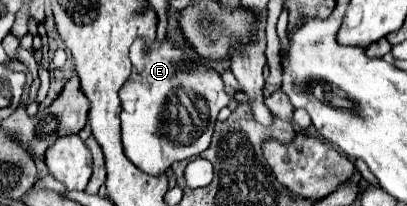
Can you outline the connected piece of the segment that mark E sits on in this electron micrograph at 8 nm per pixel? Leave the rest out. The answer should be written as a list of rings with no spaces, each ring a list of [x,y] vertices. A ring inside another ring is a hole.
[[[136,40],[130,48],[130,60],[132,60],[132,74],[126,80],[126,84],[120,90],[120,100],[122,100],[122,146],[124,146],[124,154],[126,158],[138,166],[140,170],[144,170],[146,174],[152,176],[160,176],[164,174],[176,160],[186,160],[186,158],[194,158],[200,156],[208,146],[210,146],[210,138],[212,138],[212,130],[214,130],[214,122],[218,112],[230,104],[230,100],[234,96],[226,94],[224,90],[224,82],[220,78],[220,74],[210,68],[200,64],[202,74],[192,74],[196,72],[196,68],[190,68],[186,64],[186,46],[178,46],[172,44],[170,40],[154,40],[150,46],[144,40]],[[178,88],[184,88],[186,92],[194,92],[196,96],[202,96],[208,102],[210,108],[210,118],[208,118],[208,126],[202,132],[202,136],[198,136],[196,140],[192,140],[190,144],[174,144],[170,140],[166,140],[162,136],[162,112],[164,112],[164,104],[168,100],[168,96],[172,96]]]

